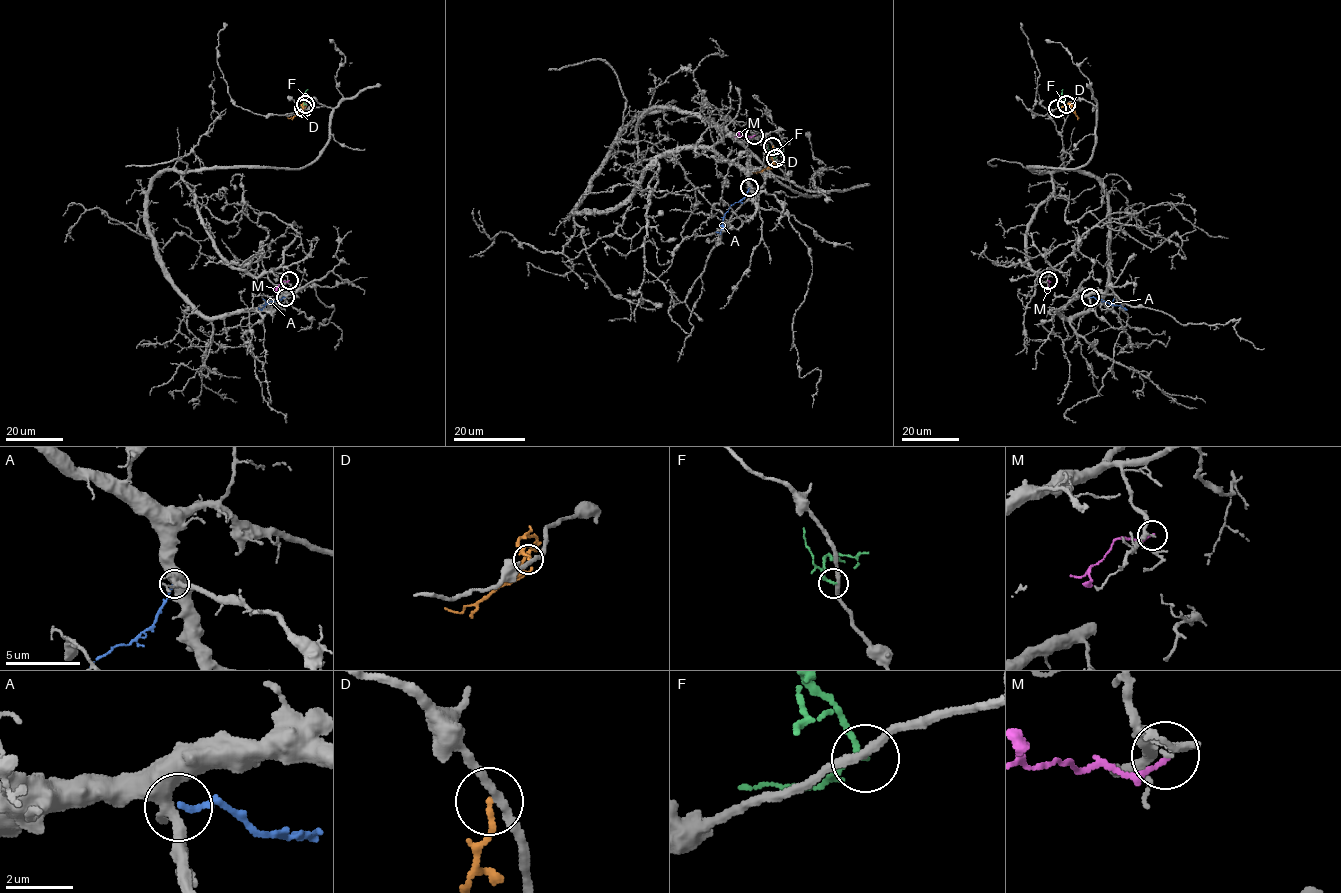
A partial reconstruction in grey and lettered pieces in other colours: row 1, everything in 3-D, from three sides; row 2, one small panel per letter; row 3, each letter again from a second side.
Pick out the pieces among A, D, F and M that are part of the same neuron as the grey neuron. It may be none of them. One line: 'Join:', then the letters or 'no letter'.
Join: no letter

